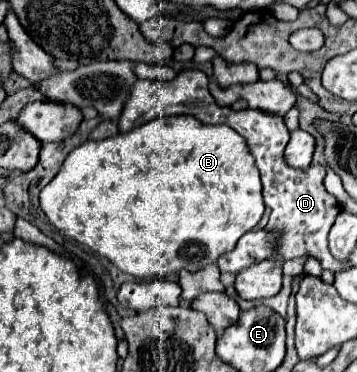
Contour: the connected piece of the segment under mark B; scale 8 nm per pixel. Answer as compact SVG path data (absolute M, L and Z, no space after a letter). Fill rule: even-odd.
M166 116L166 118L156 118L150 120L138 128L132 128L124 134L104 138L104 140L88 140L76 150L72 150L60 172L40 190L40 206L44 208L44 214L48 220L66 236L74 238L80 244L86 244L90 250L98 252L100 256L108 258L112 264L116 264L122 272L128 272L136 278L156 278L156 276L166 276L172 272L188 270L188 272L198 272L206 268L208 264L214 264L222 254L234 250L236 242L240 236L250 232L262 218L264 214L264 202L262 202L262 186L260 186L260 176L258 168L254 166L254 158L248 150L246 140L234 132L230 126L214 126L214 124L204 124L198 122L194 116Z

